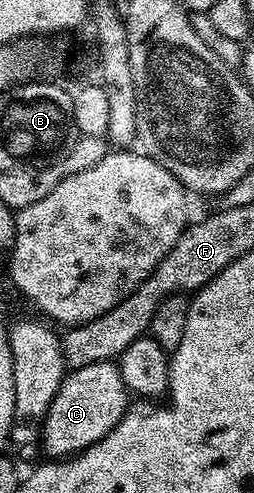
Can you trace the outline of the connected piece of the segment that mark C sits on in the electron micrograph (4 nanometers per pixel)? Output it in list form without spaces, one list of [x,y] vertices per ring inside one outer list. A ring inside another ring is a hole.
[[[112,361],[96,362],[87,364],[78,370],[69,370],[65,378],[59,384],[59,392],[55,392],[55,400],[47,408],[45,421],[41,423],[39,429],[41,432],[40,449],[49,453],[48,457],[53,460],[65,460],[74,454],[80,454],[91,444],[103,440],[115,424],[125,415],[127,407],[130,405],[131,395],[125,389],[123,380],[119,376],[116,365]]]

